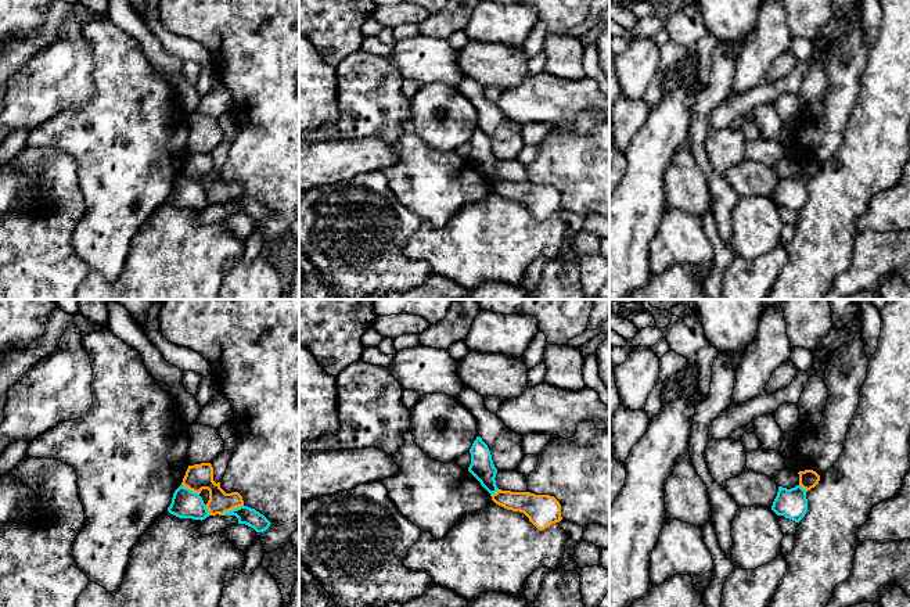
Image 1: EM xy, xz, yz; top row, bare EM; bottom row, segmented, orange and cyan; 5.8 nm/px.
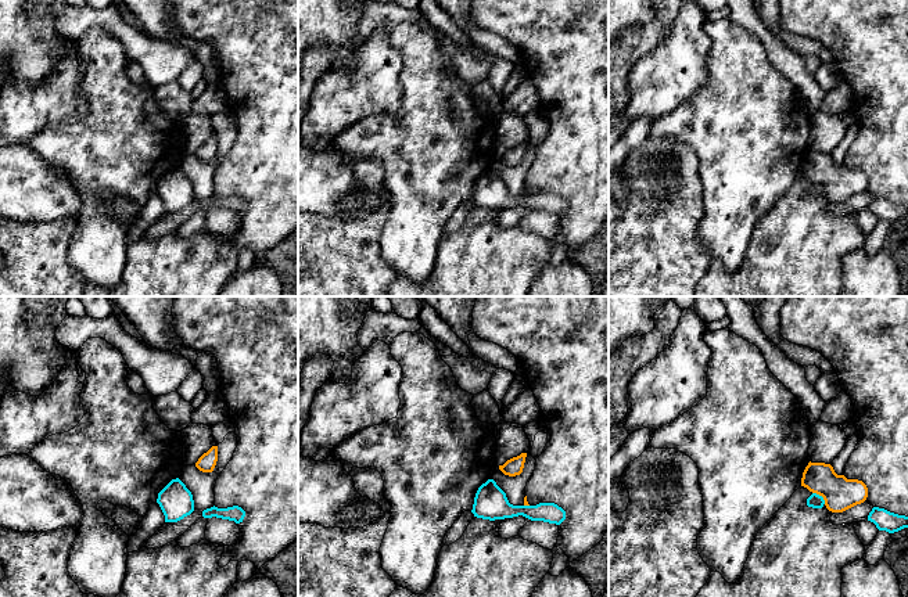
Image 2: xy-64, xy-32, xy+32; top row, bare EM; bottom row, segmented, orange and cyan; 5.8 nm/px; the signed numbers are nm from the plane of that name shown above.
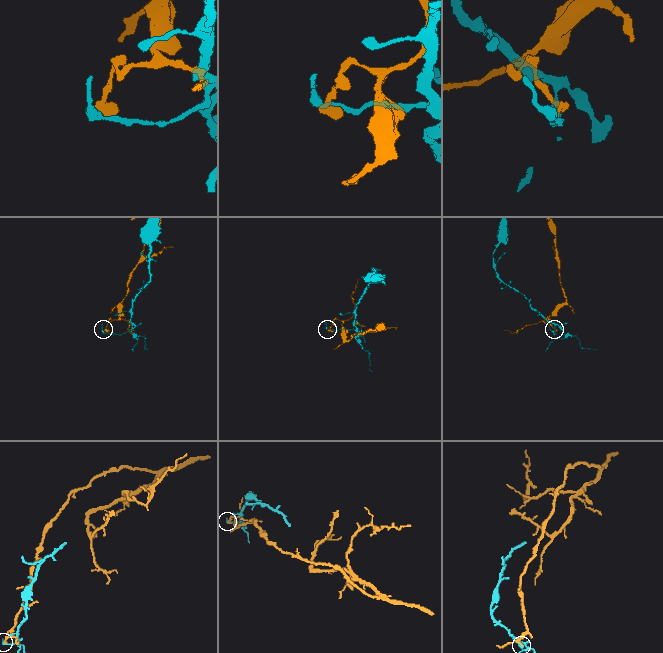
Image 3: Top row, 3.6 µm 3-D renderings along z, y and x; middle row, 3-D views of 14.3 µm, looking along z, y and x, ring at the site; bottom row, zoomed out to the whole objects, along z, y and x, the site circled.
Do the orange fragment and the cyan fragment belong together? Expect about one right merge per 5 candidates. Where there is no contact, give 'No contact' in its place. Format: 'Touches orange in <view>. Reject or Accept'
Touches orange in xy. Reject

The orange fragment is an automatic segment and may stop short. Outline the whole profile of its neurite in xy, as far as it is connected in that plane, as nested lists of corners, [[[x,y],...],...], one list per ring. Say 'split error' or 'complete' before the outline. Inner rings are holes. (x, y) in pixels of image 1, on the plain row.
complete; [[[211,152],[188,155],[181,175],[198,184],[202,179],[209,180],[206,198],[211,205],[220,205],[244,195],[242,186],[238,182],[226,183],[220,177],[220,172],[216,173],[213,170],[213,157]]]

